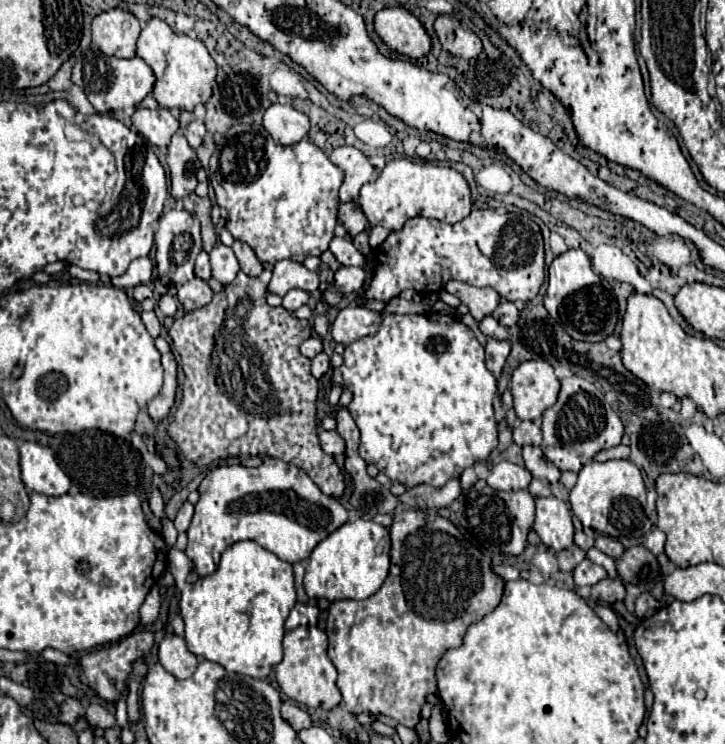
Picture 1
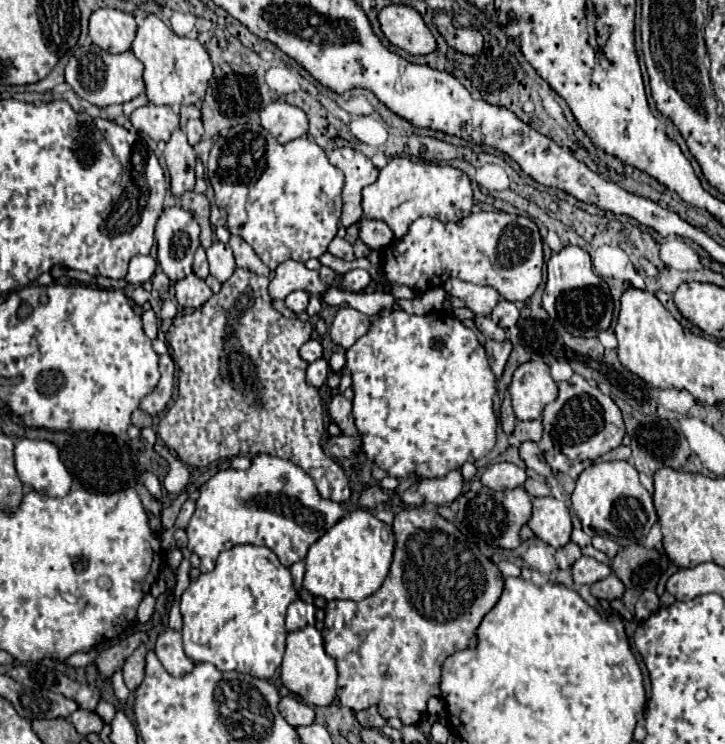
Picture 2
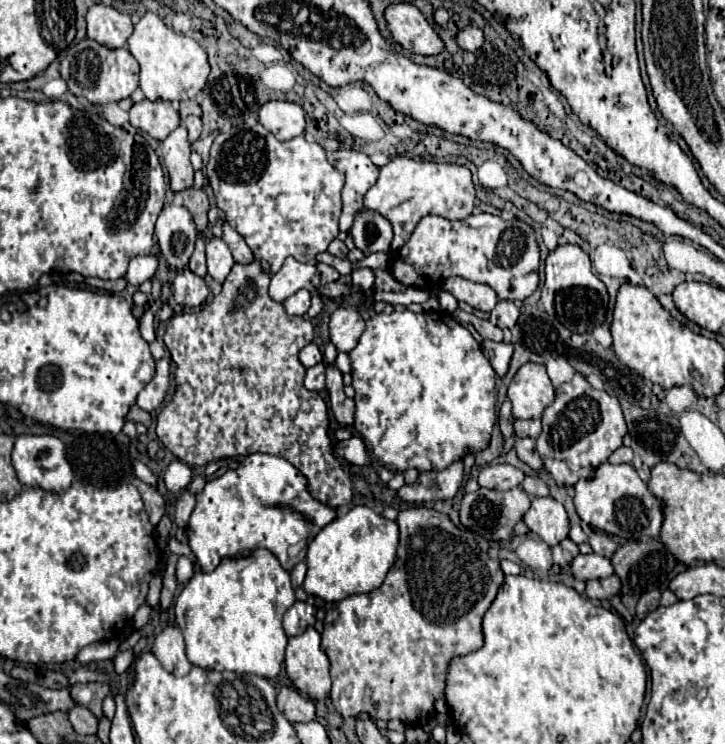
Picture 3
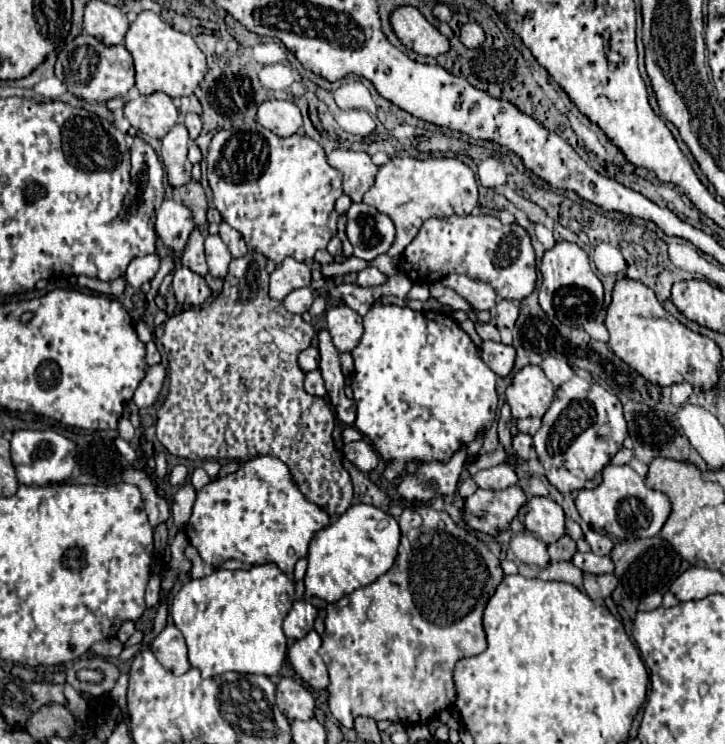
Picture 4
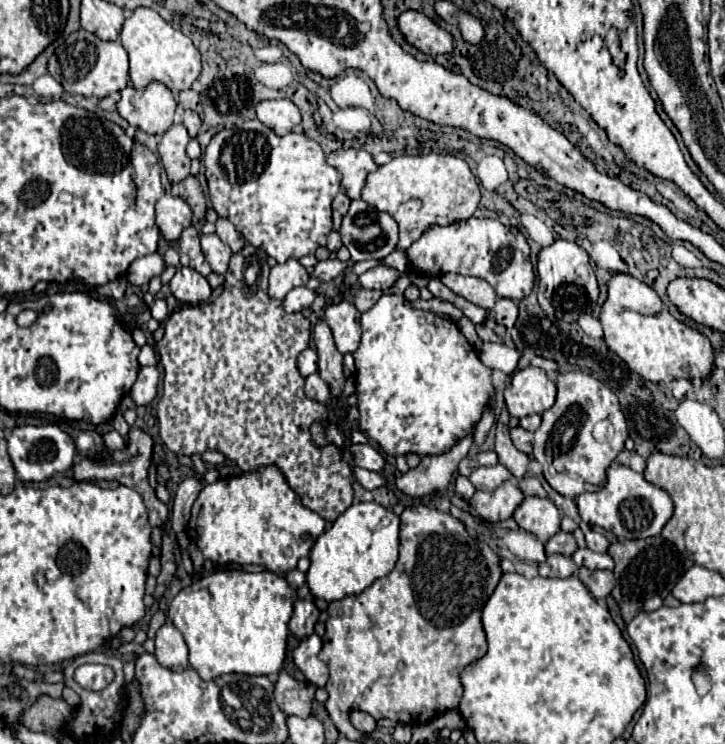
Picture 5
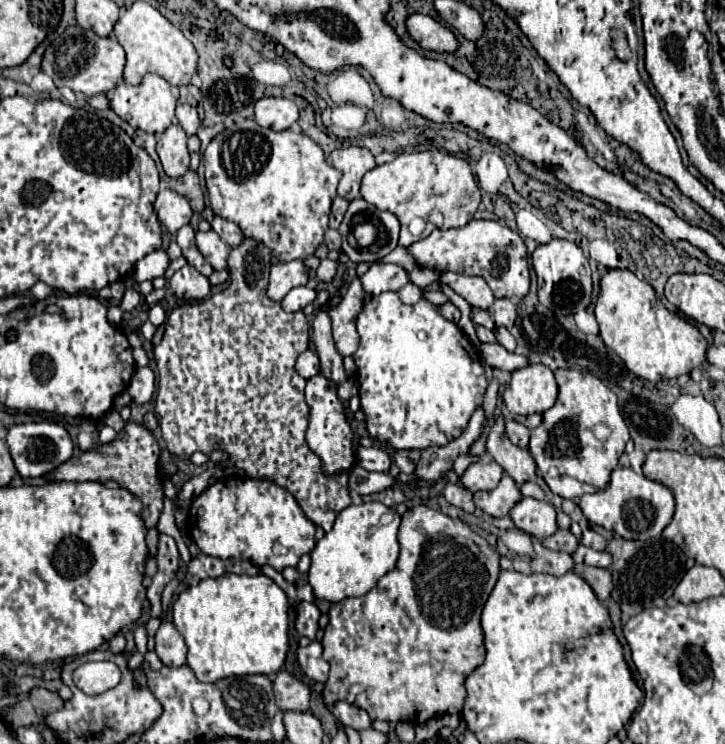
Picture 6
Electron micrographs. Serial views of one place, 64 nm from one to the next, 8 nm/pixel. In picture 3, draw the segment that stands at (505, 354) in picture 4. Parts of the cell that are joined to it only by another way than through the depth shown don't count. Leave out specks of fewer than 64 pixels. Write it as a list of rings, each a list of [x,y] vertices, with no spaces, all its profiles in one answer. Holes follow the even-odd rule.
[[[484,340],[482,342],[482,350],[486,354],[486,358],[490,360],[492,368],[496,370],[496,374],[502,378],[505,376],[511,357],[513,355],[513,345],[505,342],[494,342],[492,340]]]

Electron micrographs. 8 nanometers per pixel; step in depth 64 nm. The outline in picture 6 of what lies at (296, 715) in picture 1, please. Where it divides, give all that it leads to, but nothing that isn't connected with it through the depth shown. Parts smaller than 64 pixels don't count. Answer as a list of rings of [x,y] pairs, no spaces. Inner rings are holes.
[[[280,670],[274,680],[274,694],[276,704],[284,712],[308,712],[310,704],[310,688],[296,680],[286,670]]]

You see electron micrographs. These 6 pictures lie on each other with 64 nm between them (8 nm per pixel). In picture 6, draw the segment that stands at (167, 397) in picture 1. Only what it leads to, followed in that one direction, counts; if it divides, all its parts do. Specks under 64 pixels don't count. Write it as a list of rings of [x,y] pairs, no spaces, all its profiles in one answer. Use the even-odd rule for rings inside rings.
[[[136,368],[132,382],[128,386],[132,400],[136,404],[150,402],[154,396],[154,382],[156,382],[156,374],[152,372],[152,368]]]

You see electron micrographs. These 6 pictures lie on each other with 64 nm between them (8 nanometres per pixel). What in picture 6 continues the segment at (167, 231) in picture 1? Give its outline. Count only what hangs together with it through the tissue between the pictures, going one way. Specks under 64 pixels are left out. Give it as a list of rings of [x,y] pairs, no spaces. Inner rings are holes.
[[[160,190],[156,202],[154,202],[156,214],[160,224],[172,234],[176,236],[176,232],[186,226],[192,218],[192,208],[188,204],[188,200],[180,194],[176,194],[174,190]]]

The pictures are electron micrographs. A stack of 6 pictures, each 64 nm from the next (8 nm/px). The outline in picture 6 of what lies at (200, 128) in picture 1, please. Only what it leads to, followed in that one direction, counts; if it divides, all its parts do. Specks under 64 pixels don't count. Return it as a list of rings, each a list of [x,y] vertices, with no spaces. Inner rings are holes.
[[[178,104],[176,108],[176,118],[178,118],[178,124],[184,128],[184,132],[188,136],[196,134],[198,126],[200,126],[200,118],[198,118],[198,112],[194,106],[188,106],[188,104]]]

